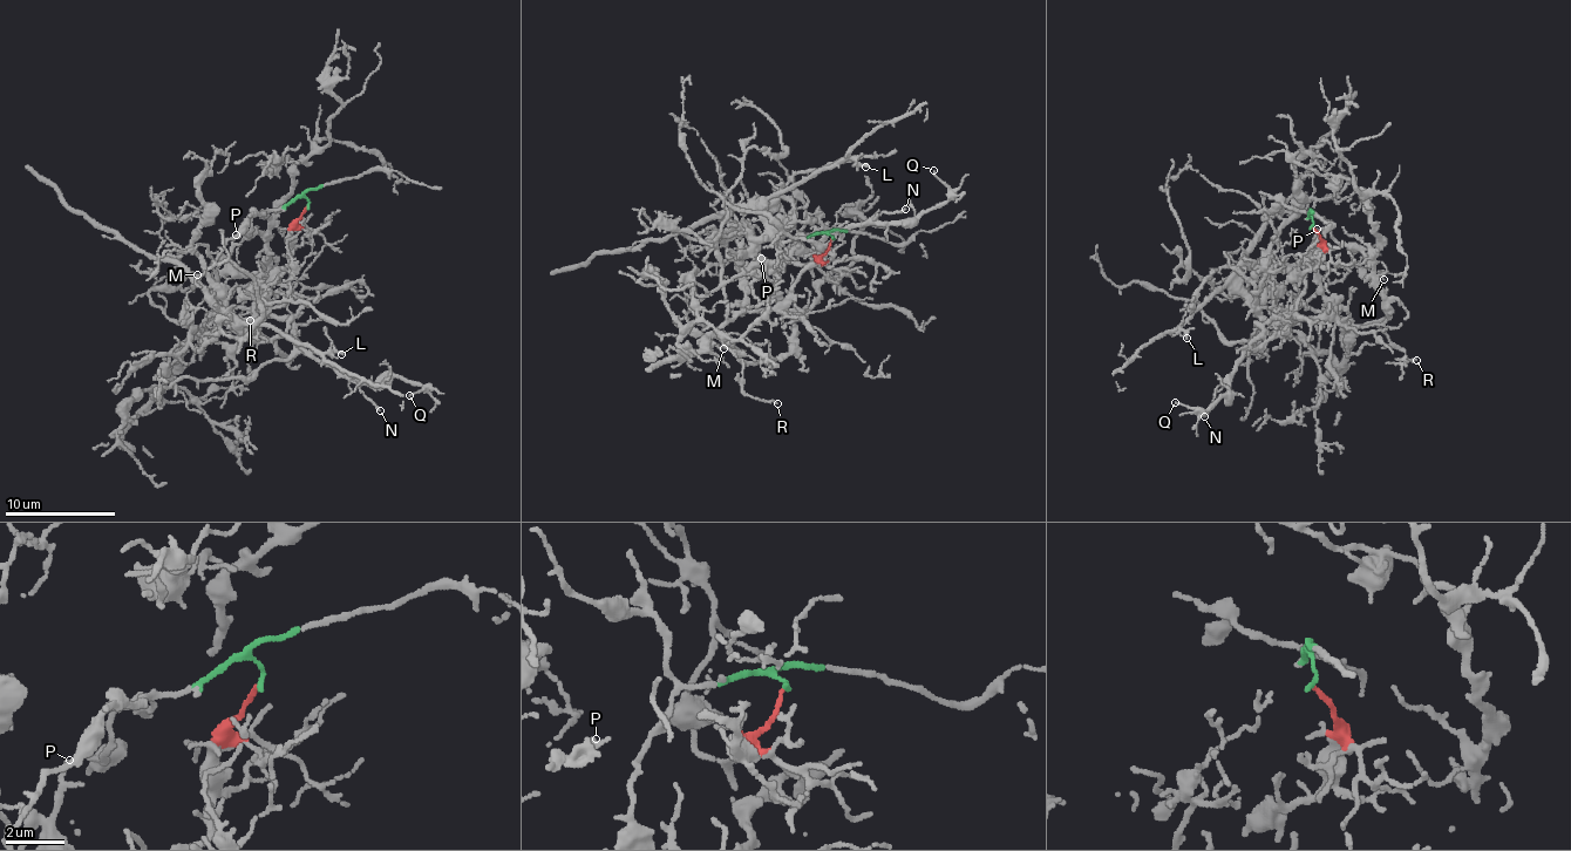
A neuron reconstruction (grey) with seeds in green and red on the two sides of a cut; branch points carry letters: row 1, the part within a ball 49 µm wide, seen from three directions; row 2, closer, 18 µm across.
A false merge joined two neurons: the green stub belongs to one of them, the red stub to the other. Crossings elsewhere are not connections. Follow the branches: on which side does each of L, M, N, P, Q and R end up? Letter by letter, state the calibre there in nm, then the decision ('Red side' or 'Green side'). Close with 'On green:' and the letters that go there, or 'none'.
L: Thickness 160 nm. Red side
M: Thickness 120 nm. Red side
N: Thickness 120 nm. Red side
P: Thickness 80 nm. Green side
Q: Thickness 100 nm. Red side
R: Thickness 110 nm. Green side
On green: P, R

